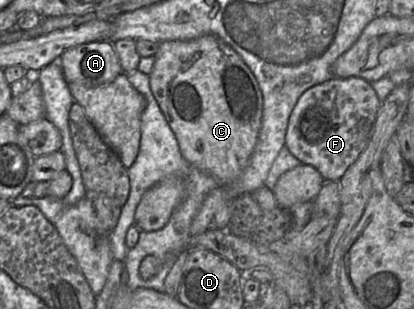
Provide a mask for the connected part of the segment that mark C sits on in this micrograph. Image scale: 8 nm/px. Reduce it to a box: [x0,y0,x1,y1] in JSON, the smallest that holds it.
[148,34,263,186]

